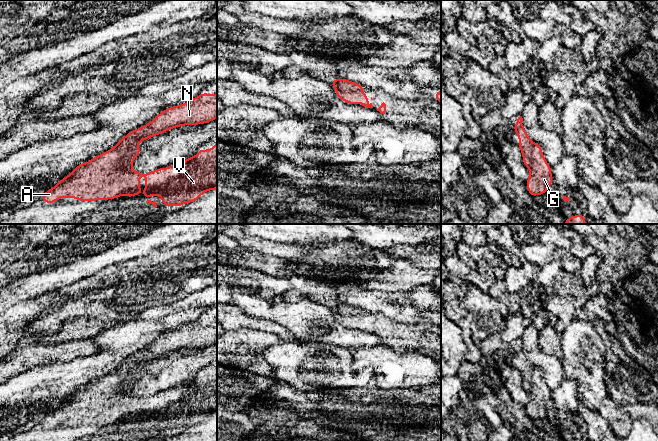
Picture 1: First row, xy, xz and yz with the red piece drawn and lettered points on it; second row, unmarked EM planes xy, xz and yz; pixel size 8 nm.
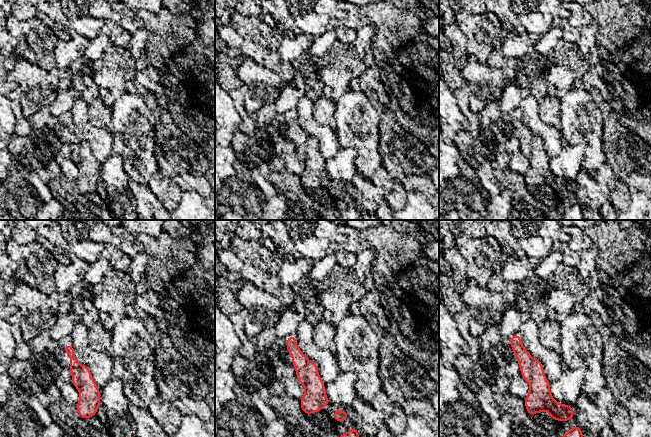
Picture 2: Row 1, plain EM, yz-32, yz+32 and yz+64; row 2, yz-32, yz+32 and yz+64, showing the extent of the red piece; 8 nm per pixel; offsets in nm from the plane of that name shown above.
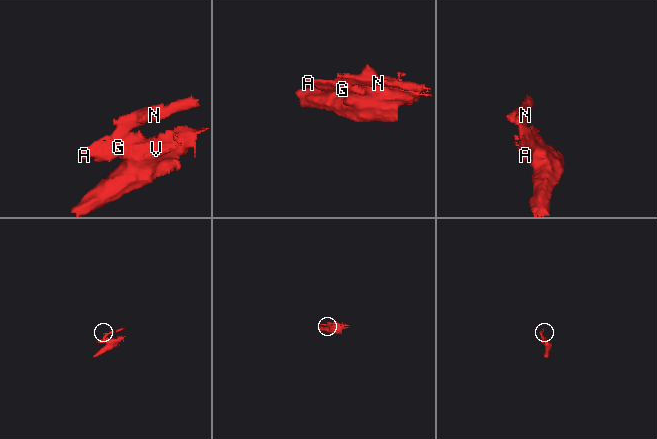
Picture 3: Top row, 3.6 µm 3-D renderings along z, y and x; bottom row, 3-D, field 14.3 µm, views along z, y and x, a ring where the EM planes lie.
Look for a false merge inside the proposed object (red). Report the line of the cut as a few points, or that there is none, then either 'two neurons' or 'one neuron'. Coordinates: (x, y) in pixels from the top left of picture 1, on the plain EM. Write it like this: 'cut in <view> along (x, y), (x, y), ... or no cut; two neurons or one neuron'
cut in yz along (534, 367), (531, 373), (529, 392); two neurons

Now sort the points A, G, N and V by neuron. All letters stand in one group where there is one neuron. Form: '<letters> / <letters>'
A G V / N

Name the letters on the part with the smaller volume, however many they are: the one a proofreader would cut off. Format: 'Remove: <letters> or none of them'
Remove: N

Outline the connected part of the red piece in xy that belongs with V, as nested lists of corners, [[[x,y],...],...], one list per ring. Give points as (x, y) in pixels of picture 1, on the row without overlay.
[[[214,368],[210,375],[201,372],[194,381],[188,381],[184,386],[178,386],[169,392],[162,391],[148,397],[132,394],[132,387],[141,376],[142,374],[137,370],[123,372],[114,369],[111,374],[78,389],[68,400],[47,414],[41,424],[51,428],[57,426],[58,422],[76,422],[84,426],[115,423],[123,418],[129,422],[140,418],[140,400],[147,401],[143,422],[160,419],[163,430],[178,431],[185,427],[195,426],[206,415],[217,413],[217,368]]]

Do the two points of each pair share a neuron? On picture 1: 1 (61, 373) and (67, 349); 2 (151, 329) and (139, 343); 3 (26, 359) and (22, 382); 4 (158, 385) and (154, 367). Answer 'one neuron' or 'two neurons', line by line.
1: two neurons
2: one neuron
3: two neurons
4: two neurons

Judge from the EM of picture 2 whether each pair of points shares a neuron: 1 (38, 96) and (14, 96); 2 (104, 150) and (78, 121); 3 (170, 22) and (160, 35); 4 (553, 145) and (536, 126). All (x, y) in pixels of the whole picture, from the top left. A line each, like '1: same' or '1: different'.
1: different
2: same
3: same
4: same

